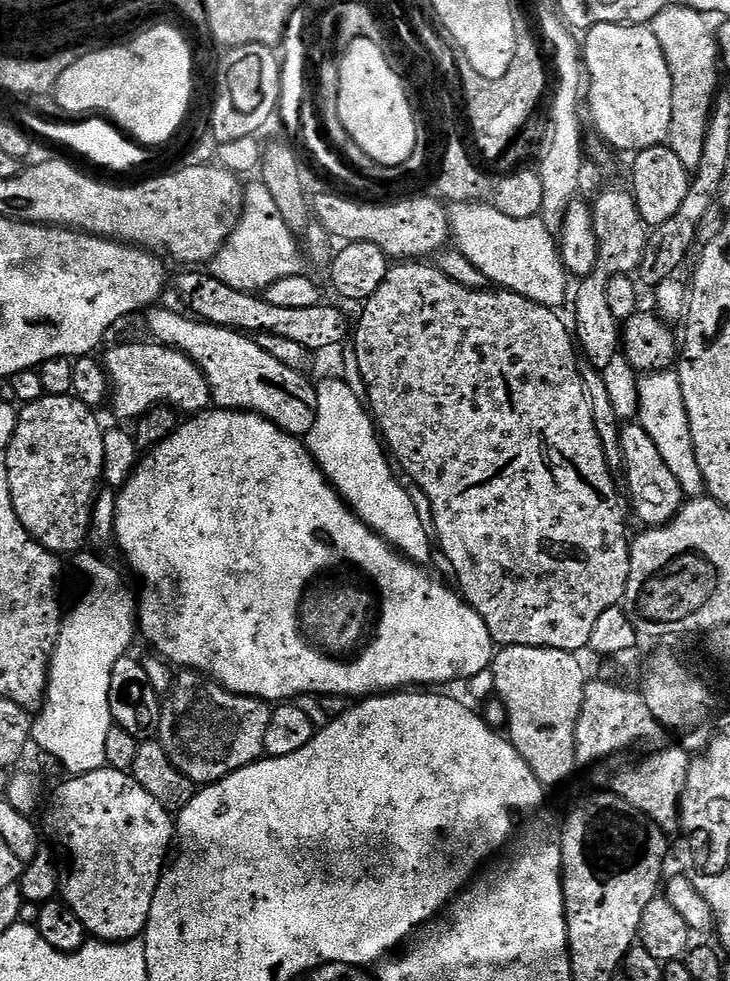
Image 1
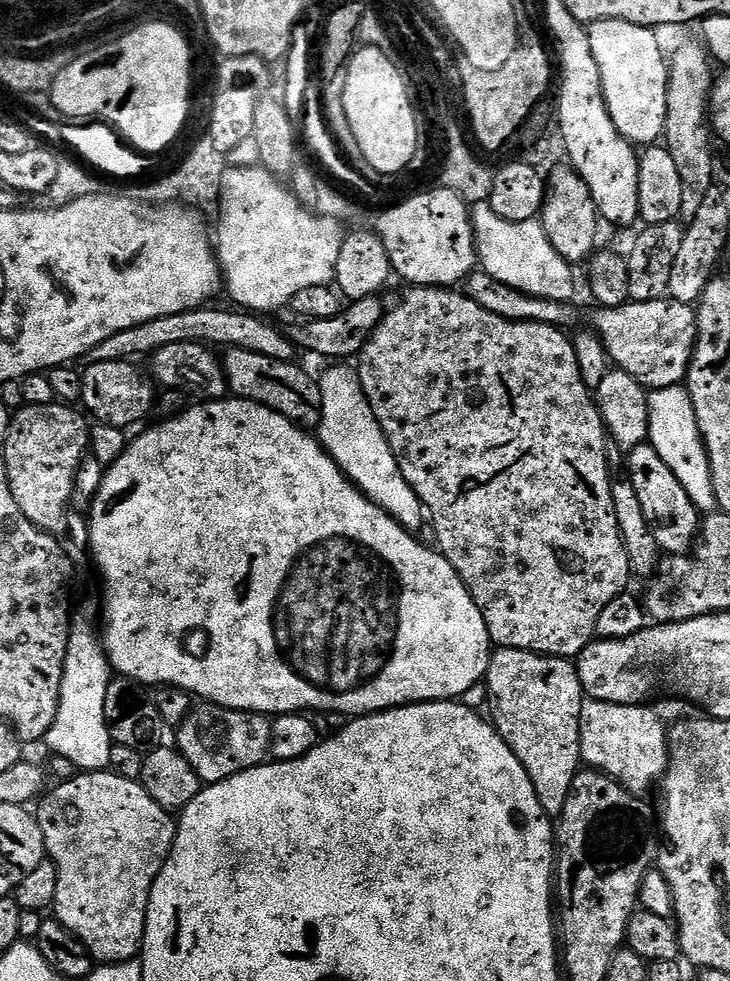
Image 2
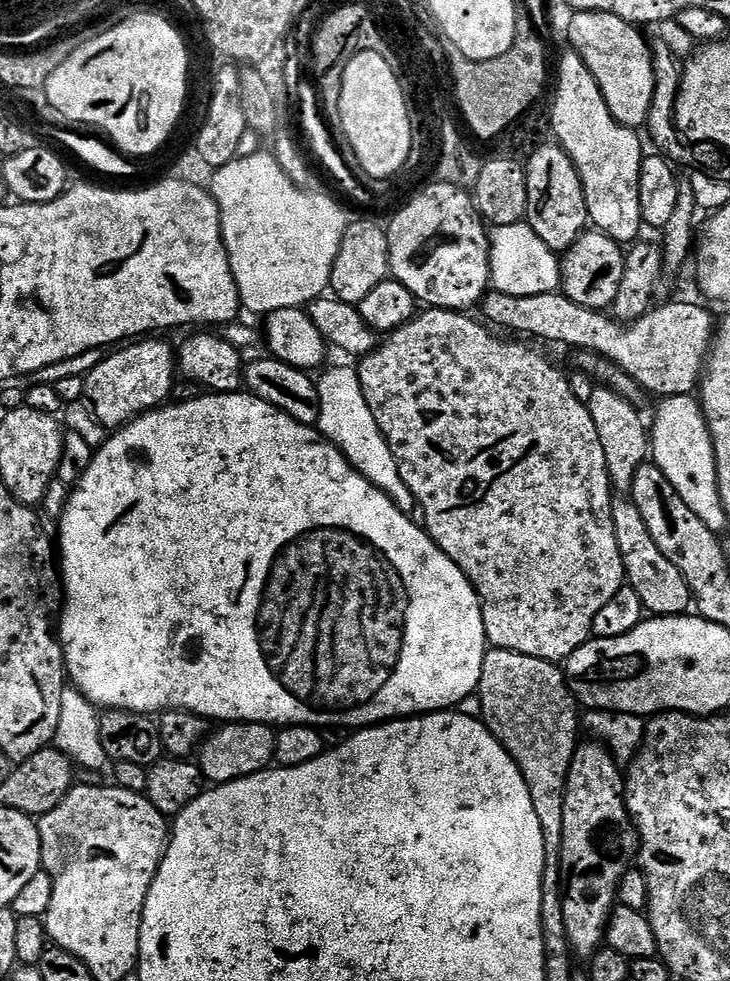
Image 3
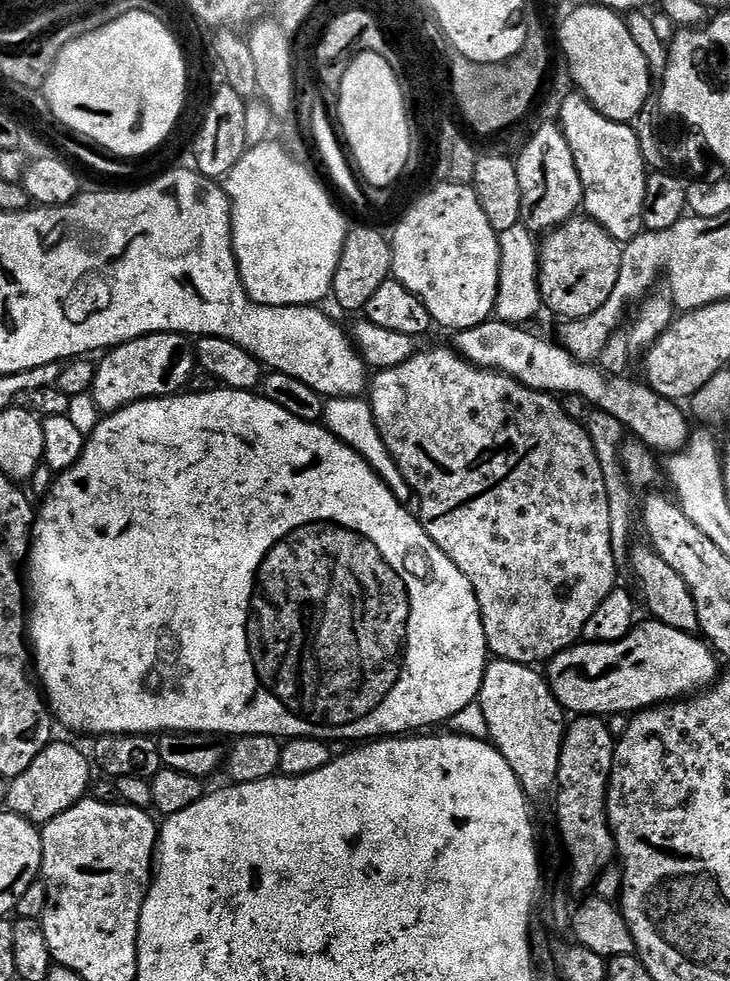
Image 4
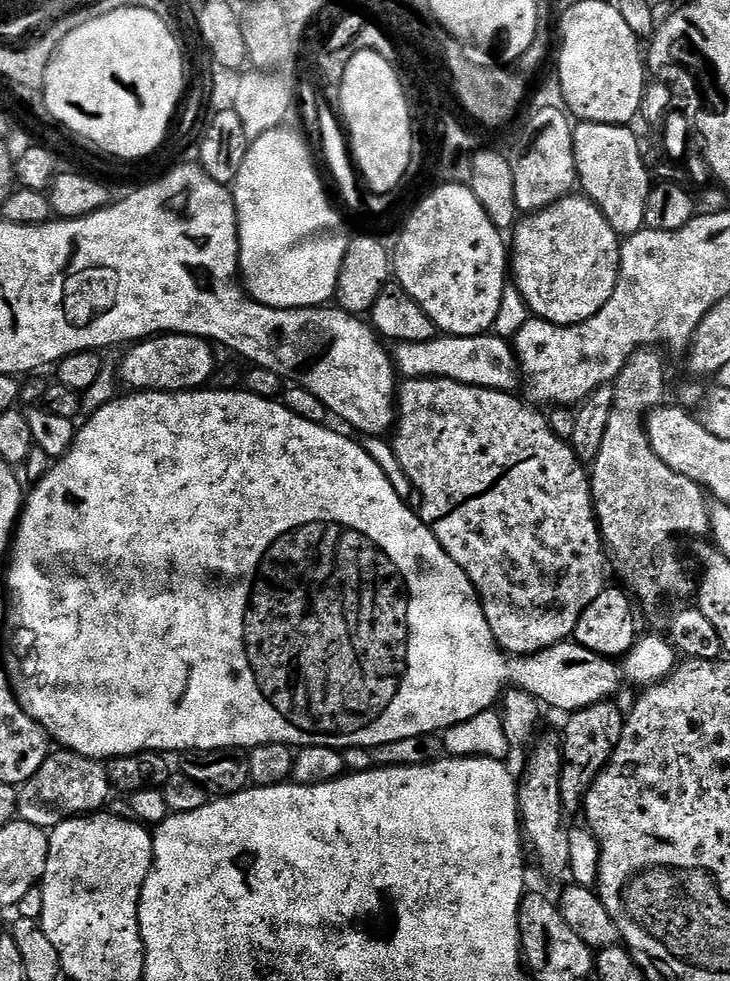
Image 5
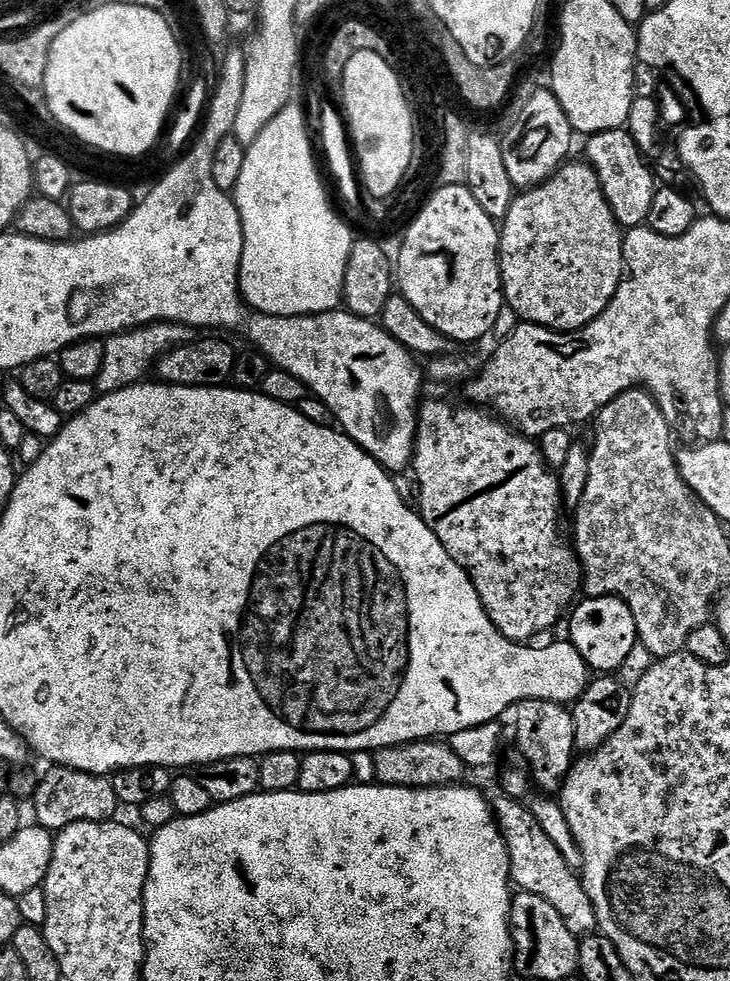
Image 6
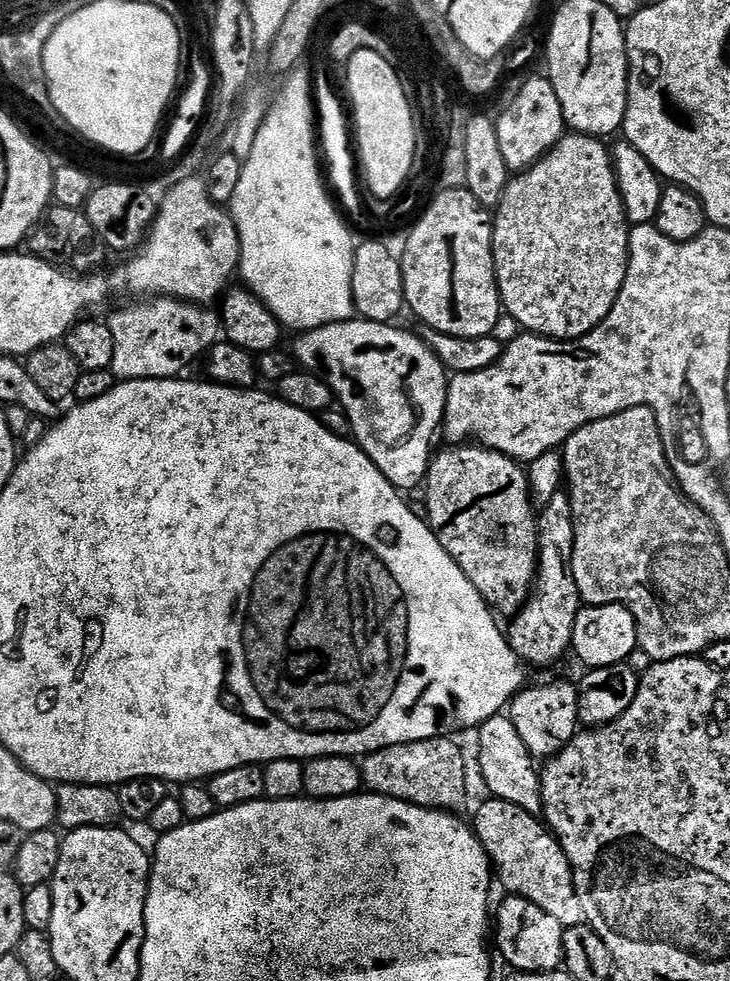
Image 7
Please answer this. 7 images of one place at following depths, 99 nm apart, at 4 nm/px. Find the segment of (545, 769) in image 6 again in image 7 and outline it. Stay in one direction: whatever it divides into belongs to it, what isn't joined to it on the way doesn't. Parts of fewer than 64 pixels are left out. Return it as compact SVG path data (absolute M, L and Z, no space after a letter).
M560 680L557 684L525 686L512 697L506 715L522 738L522 743L532 758L544 762L557 756L576 737L578 718L578 688L575 683Z

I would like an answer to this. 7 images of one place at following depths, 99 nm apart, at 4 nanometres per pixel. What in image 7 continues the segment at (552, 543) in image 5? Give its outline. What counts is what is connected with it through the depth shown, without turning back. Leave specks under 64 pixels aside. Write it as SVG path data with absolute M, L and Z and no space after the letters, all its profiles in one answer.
M491 448L445 449L429 463L422 488L428 503L426 523L493 613L511 618L530 595L529 585L520 584L520 579L533 571L538 535L538 516L528 494L527 471Z

